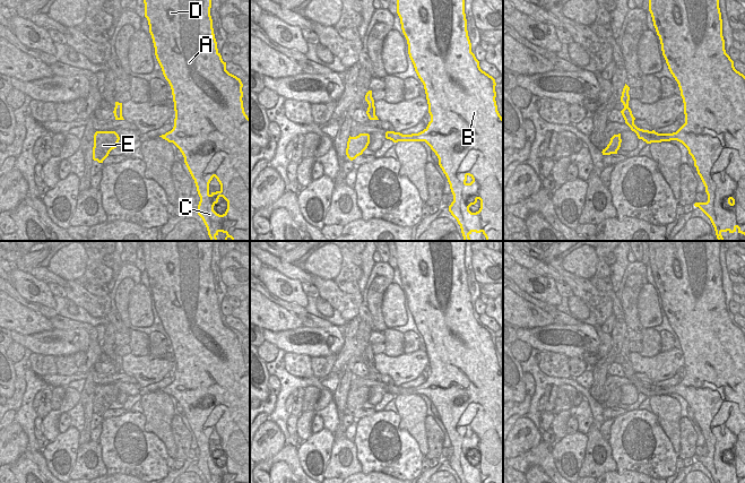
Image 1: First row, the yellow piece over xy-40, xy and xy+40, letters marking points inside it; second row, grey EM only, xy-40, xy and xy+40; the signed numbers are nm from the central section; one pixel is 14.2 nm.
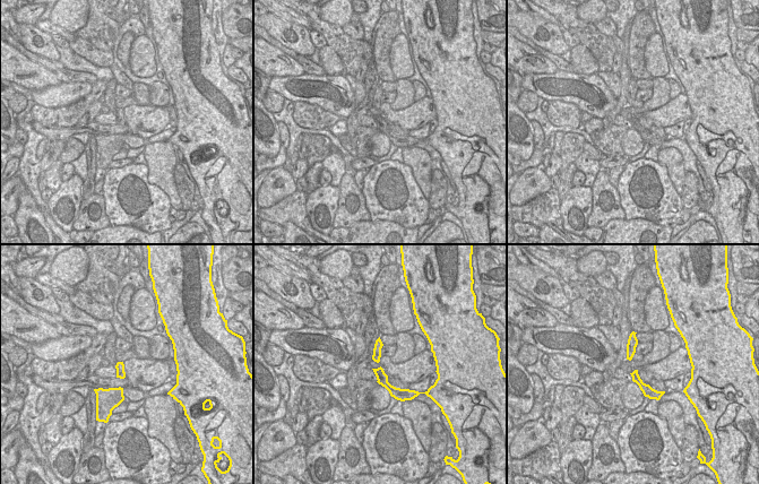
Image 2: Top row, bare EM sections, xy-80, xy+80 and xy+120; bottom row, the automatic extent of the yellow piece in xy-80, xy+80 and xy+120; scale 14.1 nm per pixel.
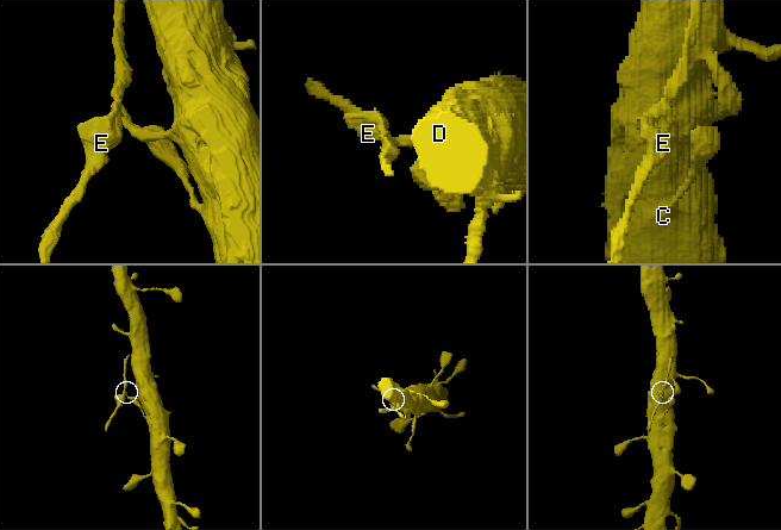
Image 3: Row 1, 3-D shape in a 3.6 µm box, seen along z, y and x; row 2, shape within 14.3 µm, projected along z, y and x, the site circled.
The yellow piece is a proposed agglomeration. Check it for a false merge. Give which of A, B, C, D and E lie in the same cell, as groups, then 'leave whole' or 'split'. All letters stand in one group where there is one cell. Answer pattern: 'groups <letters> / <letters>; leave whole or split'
groups A B C D / E; split

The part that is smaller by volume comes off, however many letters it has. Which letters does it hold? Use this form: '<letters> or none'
E

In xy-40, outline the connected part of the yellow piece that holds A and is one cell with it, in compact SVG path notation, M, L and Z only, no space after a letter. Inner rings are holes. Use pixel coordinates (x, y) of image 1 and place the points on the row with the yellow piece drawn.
M144 0L144 3L155 55L171 86L175 111L173 129L159 137L173 143L184 157L200 197L198 215L207 227L210 241L217 241L219 232L227 235L225 241L228 238L232 241L250 241L250 119L243 107L243 84L226 70L226 62L217 49L210 16L211 0ZM214 176L220 190L210 193L209 183ZM220 197L227 201L223 215L214 210Z

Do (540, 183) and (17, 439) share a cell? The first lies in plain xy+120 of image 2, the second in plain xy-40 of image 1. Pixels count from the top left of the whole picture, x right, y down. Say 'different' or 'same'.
same

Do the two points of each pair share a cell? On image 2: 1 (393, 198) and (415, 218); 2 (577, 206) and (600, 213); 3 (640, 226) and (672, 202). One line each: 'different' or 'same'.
1: same
2: different
3: different

